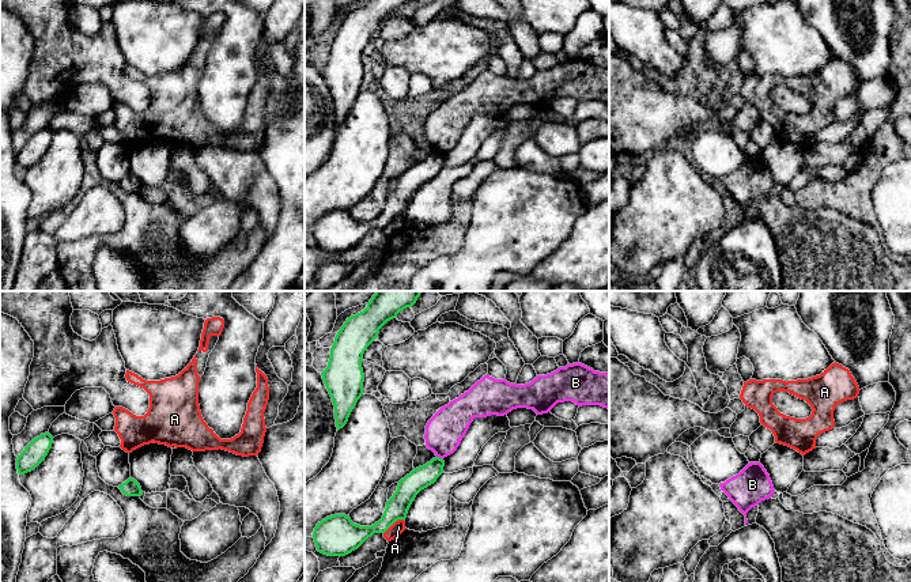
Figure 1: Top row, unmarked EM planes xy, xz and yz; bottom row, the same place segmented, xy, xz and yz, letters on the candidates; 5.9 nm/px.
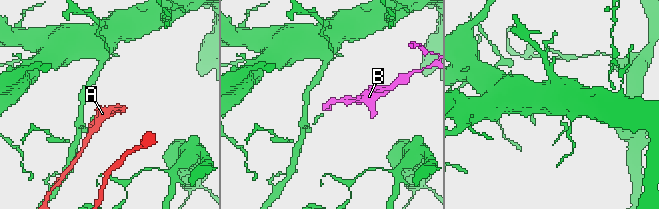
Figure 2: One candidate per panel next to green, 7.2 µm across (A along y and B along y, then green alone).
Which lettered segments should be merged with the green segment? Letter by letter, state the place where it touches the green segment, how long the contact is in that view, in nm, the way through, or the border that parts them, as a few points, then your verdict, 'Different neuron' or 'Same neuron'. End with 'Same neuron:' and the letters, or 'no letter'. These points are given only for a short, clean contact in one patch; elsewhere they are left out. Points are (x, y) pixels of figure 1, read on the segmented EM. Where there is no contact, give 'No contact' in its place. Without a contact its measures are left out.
A: Touches green at xz (393, 522). Shared border 150 nm. Different neuron
B: Touches green at xz (438, 457). Shared border 40 nm. Boundary: xz (437, 456), (442, 458). Different neuron
Same neuron: no letter

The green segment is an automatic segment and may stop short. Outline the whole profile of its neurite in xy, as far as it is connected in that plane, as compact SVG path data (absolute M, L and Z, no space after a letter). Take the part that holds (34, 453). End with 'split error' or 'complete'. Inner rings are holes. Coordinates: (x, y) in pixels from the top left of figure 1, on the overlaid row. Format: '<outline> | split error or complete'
M49 432L34 438L16 458L16 469L19 475L34 470L48 456L53 443Z | complete

